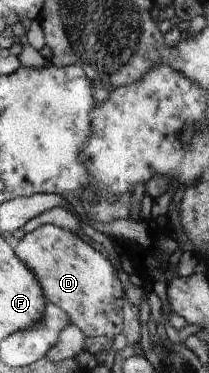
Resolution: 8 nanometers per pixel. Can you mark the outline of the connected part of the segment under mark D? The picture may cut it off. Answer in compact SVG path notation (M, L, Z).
M46 224L19 239L17 254L34 271L46 299L68 314L70 324L90 337L106 335L114 338L120 333L124 291L122 287L112 287L118 285L112 262L104 259L88 243L66 229Z

